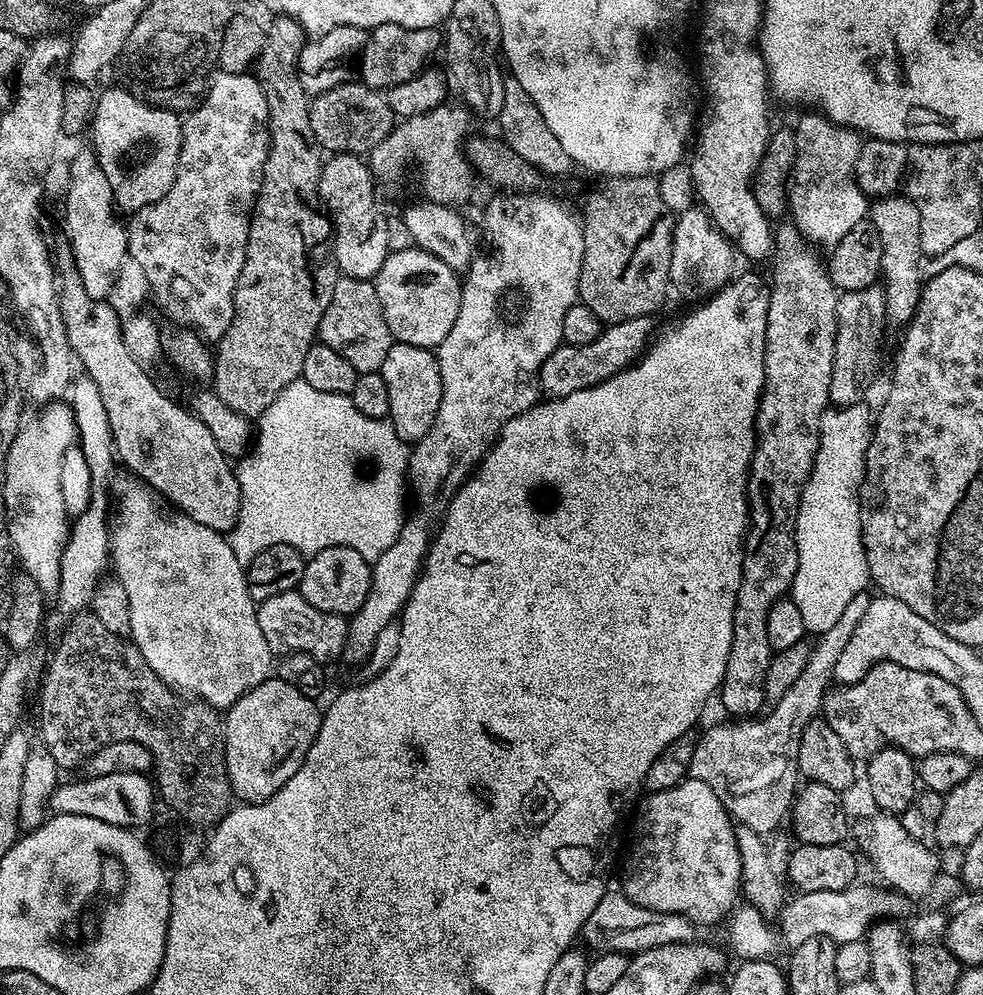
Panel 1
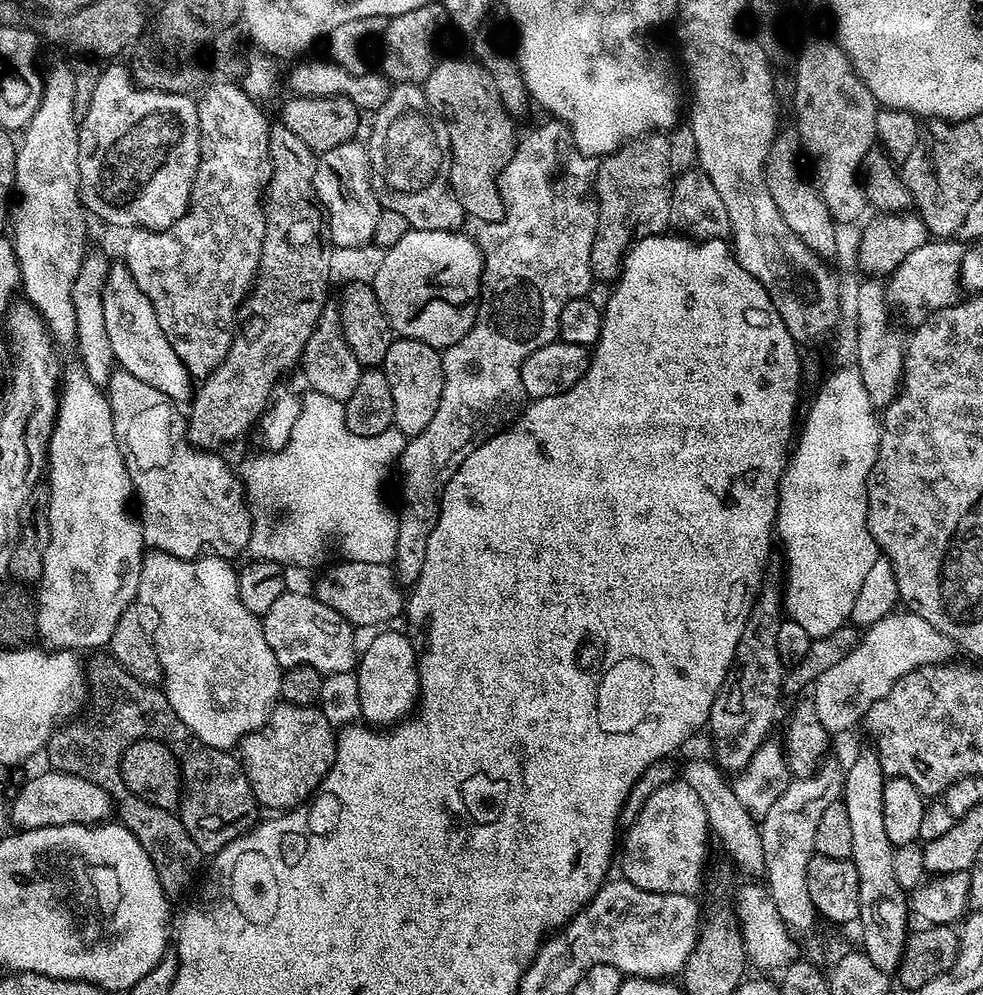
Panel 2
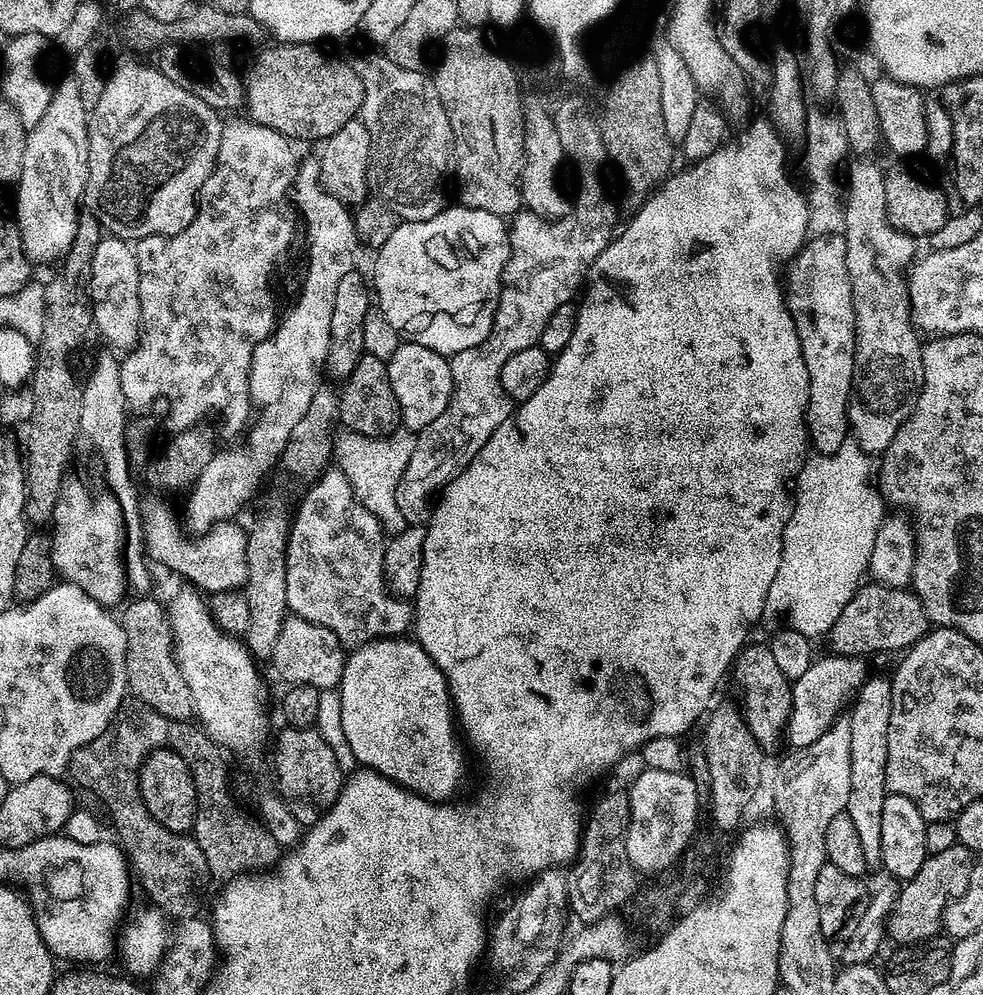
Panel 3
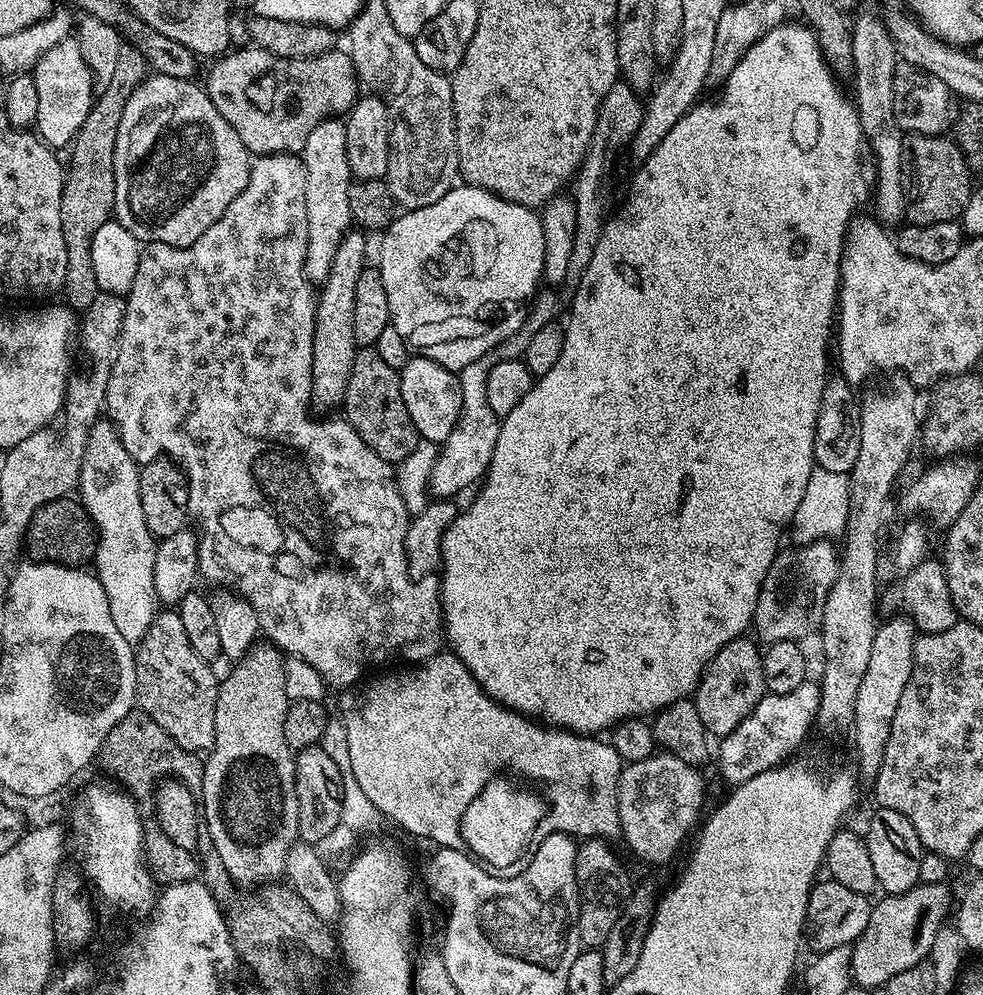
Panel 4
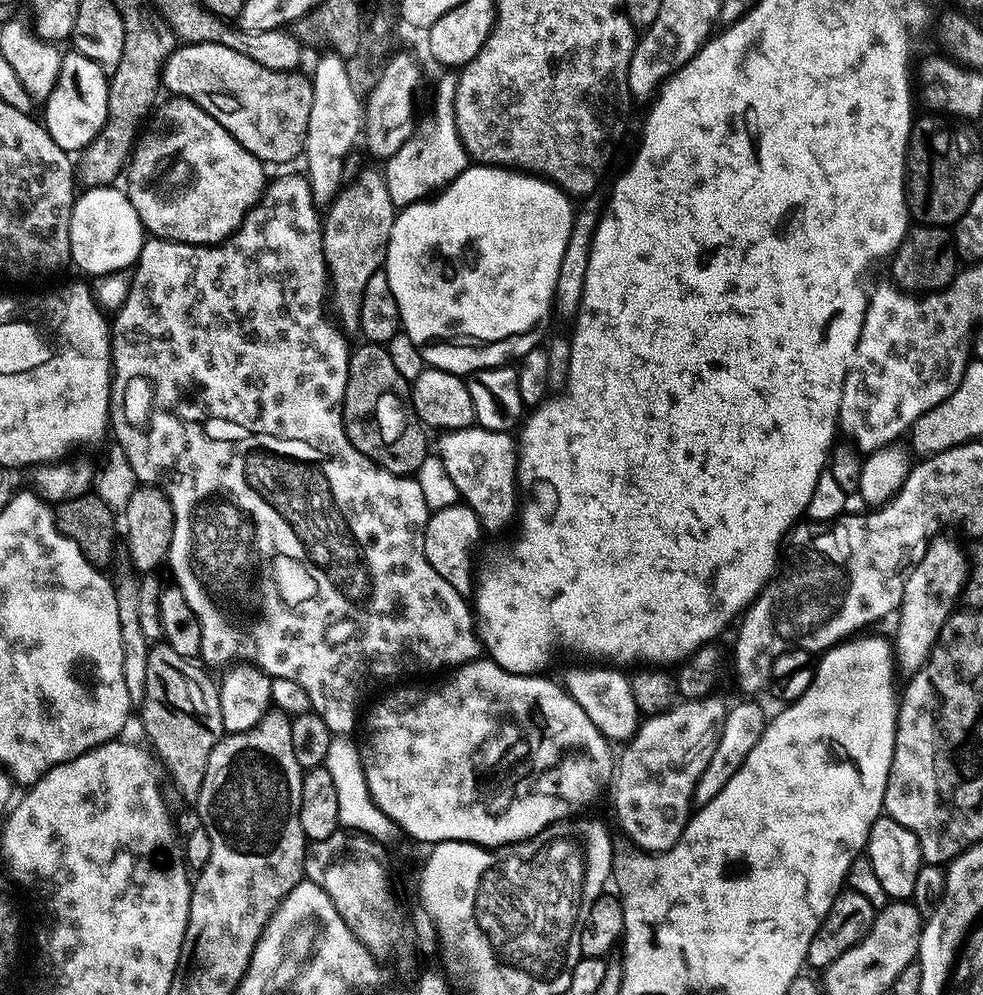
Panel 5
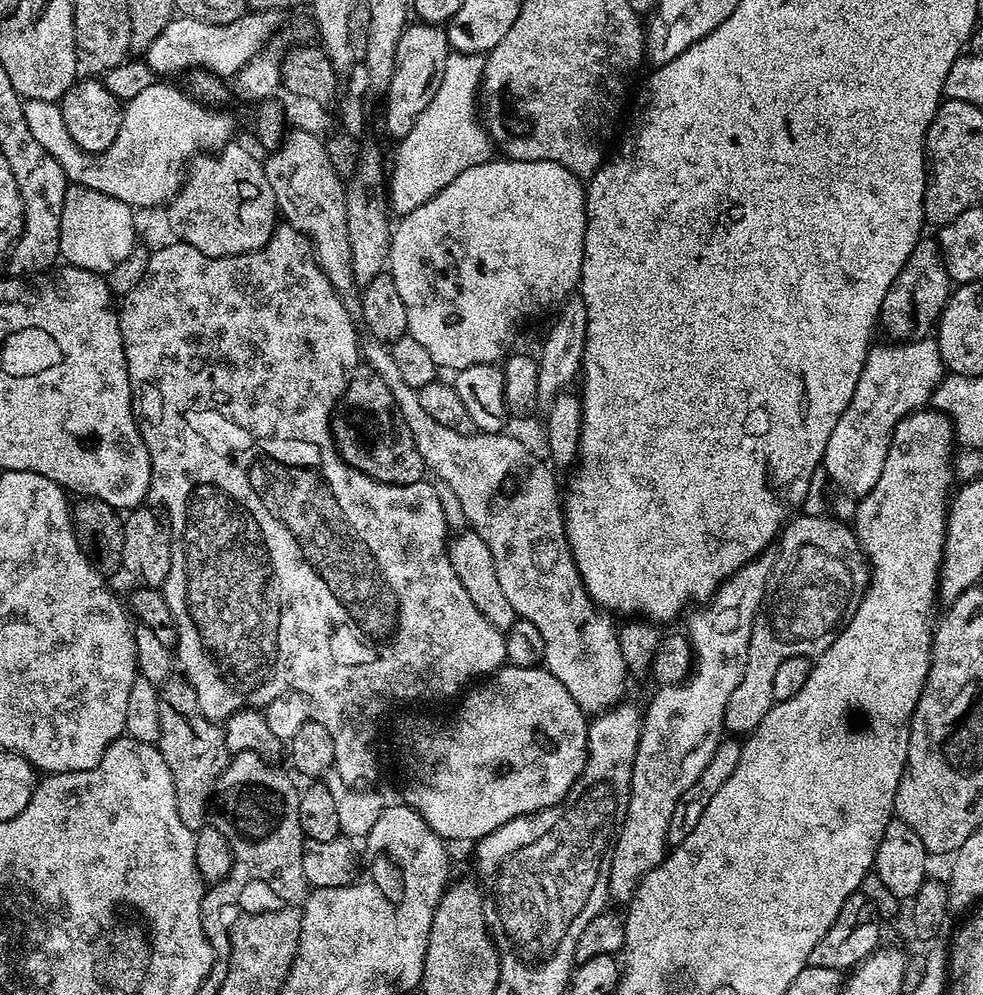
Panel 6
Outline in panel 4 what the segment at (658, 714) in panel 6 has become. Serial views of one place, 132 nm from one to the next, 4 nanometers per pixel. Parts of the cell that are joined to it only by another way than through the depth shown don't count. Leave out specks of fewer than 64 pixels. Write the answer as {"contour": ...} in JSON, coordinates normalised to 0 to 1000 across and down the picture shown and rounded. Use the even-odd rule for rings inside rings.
{"contour":[[[677,754],[651,766],[634,769],[629,786],[631,840],[649,863],[659,868],[678,867],[695,850],[700,835],[709,831],[716,812],[716,784],[712,775],[711,771]]]}

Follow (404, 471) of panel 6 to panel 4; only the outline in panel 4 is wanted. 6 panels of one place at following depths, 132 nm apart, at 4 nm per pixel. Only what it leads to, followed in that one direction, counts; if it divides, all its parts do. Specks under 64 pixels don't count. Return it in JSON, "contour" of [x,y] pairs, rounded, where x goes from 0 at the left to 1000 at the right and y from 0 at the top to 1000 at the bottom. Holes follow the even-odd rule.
{"contour":[[[366,348],[362,351],[360,372],[356,372],[356,388],[352,388],[352,400],[348,407],[349,417],[360,428],[364,440],[385,456],[385,460],[400,468],[421,456],[424,444],[423,429],[417,424],[417,412],[409,404],[407,375],[390,362],[380,348]],[[351,414],[351,415],[350,415]]]}

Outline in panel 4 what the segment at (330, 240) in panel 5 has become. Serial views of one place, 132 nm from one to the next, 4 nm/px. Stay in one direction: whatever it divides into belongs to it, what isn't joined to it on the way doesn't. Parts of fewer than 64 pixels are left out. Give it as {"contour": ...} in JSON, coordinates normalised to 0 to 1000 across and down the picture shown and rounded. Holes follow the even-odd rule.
{"contour":[[[366,231],[353,233],[344,247],[344,255],[340,255],[336,275],[323,289],[316,409],[326,416],[337,415],[334,414],[337,410],[345,411],[349,407],[352,388],[356,388],[356,372],[360,372],[364,349],[360,340],[360,291],[364,291],[364,275],[368,275],[372,267],[370,256],[374,253],[374,245],[369,236],[371,234]]]}

